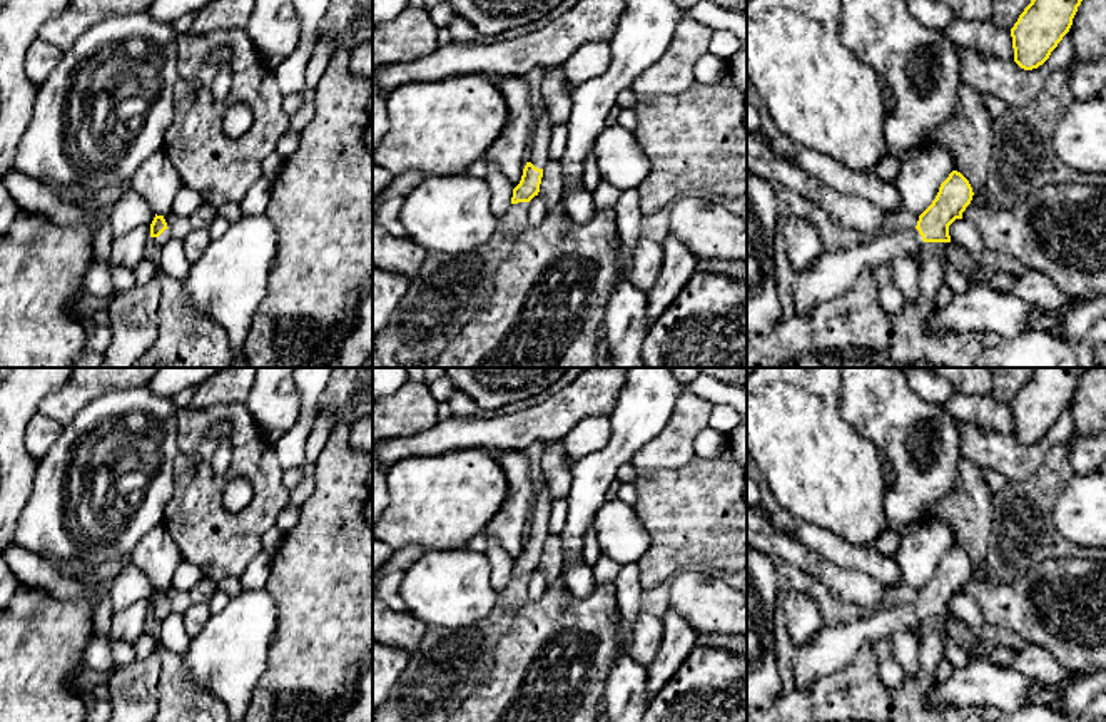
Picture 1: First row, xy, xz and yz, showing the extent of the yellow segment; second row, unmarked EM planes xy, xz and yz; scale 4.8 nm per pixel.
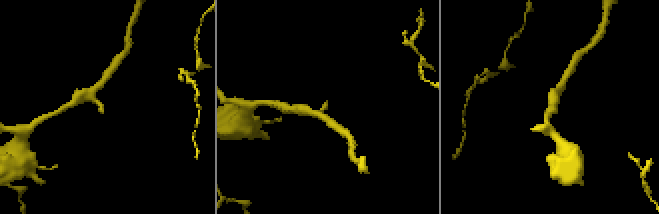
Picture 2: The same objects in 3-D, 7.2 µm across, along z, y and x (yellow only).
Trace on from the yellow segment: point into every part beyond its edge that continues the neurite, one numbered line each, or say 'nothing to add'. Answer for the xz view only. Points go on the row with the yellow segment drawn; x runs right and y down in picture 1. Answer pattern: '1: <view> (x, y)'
1: xz (537, 154)

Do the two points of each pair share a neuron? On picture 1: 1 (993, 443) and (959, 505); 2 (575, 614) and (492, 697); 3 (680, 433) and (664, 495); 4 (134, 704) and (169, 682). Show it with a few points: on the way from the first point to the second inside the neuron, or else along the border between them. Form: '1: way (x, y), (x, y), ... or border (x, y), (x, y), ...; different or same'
1: border (963, 455), (983, 470); different
2: way (553, 635), (543, 640), (513, 676); same
3: border (695, 457), (677, 468), (640, 470); different
4: border (159, 649), (157, 704); different

